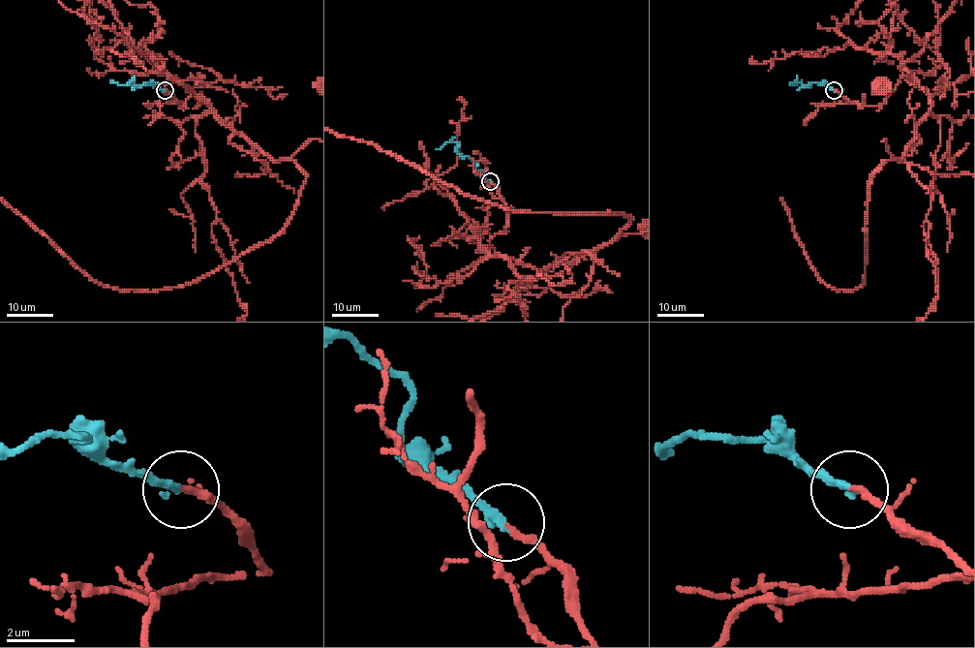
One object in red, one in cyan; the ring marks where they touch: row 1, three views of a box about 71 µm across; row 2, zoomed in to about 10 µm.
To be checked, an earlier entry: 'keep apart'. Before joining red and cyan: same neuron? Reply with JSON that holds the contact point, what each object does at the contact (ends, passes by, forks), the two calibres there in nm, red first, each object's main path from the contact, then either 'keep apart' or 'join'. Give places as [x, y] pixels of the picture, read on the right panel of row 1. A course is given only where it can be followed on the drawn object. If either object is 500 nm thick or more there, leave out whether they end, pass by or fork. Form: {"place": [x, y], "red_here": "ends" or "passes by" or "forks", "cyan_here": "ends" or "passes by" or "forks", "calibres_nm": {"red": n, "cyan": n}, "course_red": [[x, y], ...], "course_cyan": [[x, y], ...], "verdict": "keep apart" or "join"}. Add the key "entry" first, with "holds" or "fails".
{"entry": "fails", "place": [834, 90], "red_here": "ends", "cyan_here": "ends", "calibres_nm": {"red": 200, "cyan": 240}, "course_red": [[834, 90], [878, 106], [904, 77], [929, 95], [930, 111], [898, 160], [882, 141], [878, 88]], "course_cyan": [[834, 90], [816, 83], [791, 83], [797, 84], [802, 80]], "verdict": "join"}

